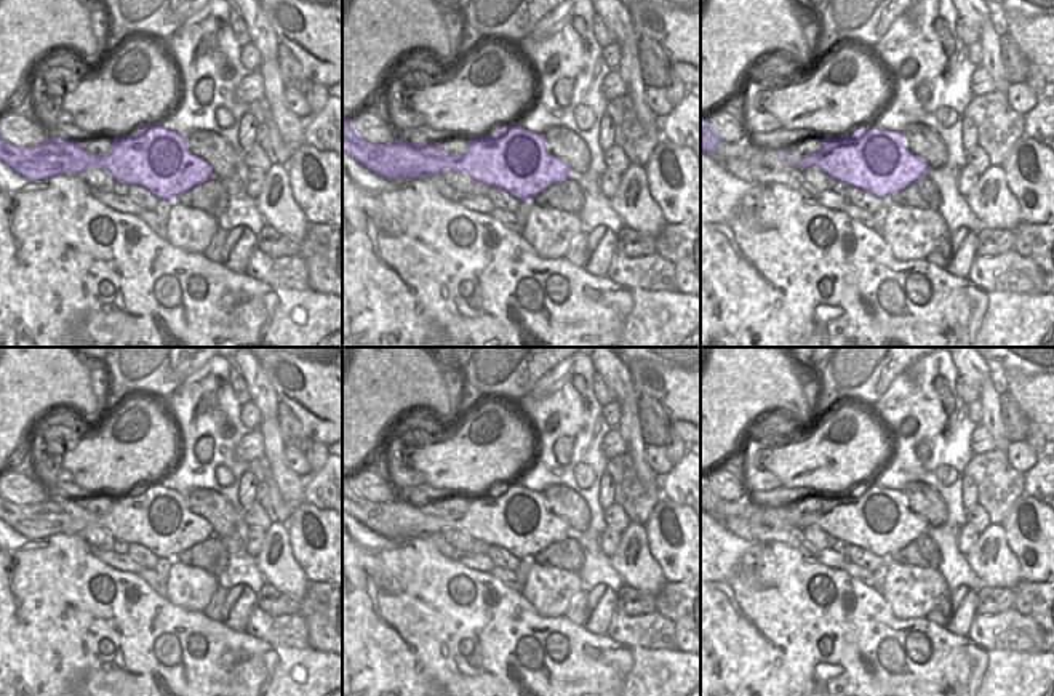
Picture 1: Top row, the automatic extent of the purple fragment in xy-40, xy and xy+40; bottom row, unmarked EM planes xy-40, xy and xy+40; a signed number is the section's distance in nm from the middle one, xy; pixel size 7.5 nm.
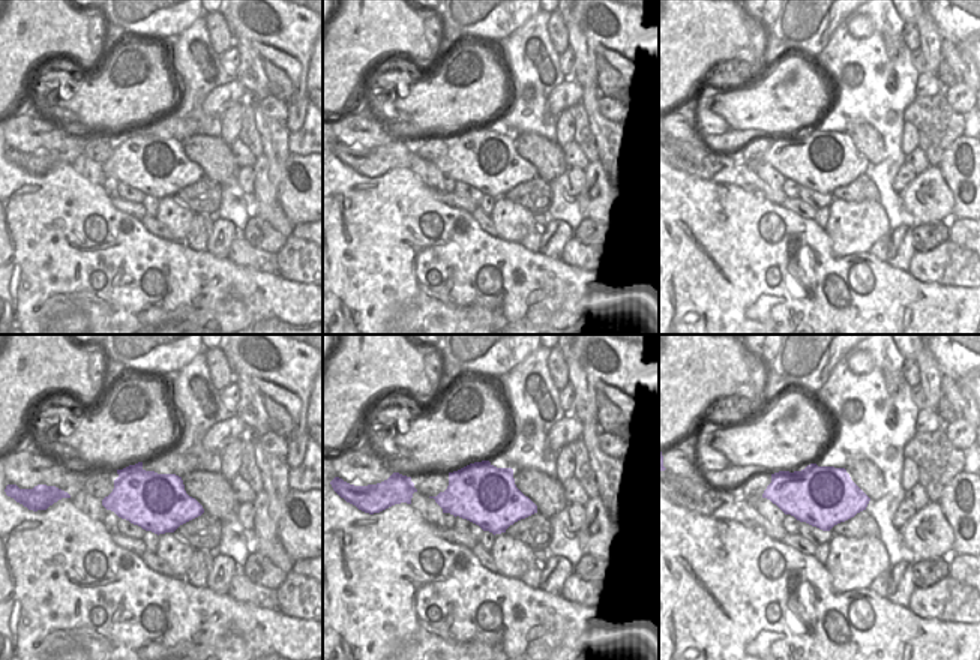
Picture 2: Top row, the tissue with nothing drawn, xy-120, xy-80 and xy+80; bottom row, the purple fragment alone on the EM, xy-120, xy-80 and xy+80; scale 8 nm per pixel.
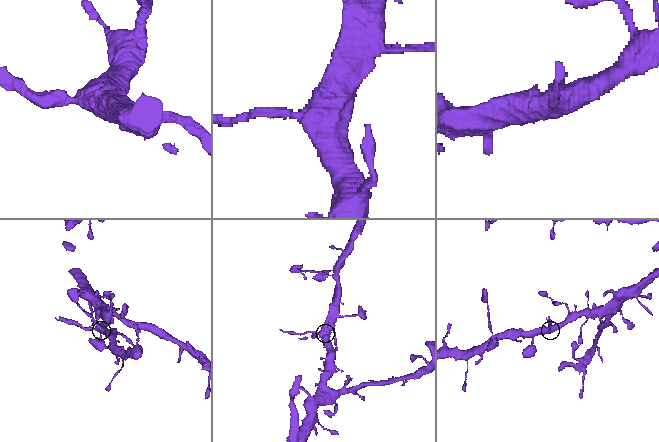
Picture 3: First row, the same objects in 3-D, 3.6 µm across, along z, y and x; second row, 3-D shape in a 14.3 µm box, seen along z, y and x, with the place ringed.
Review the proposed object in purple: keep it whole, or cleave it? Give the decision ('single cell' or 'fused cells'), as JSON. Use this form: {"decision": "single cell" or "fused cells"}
{"decision": "single cell"}

